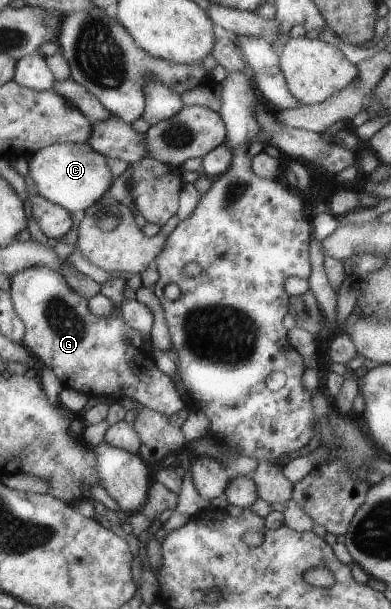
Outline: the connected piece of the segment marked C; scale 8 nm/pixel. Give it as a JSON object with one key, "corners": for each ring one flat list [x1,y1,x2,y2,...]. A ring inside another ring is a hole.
{"corners":[[51,143,27,157,28,170,32,177,37,194,53,204,62,206,67,212,84,211,88,206,95,204,111,186,114,177,105,163,105,157,93,150,87,143]]}

